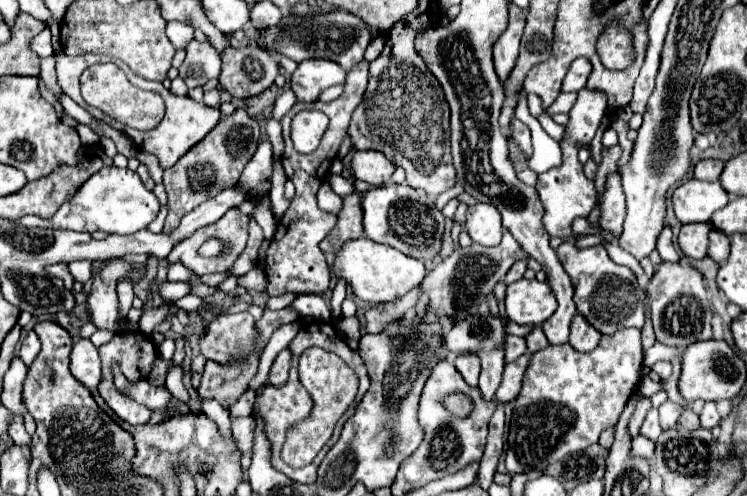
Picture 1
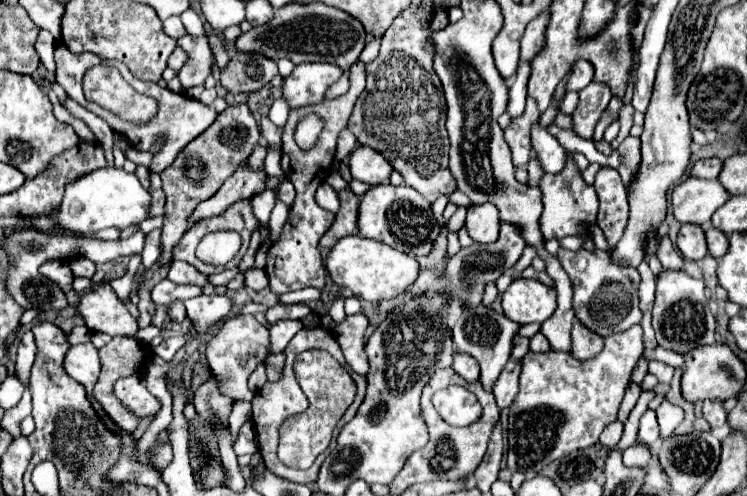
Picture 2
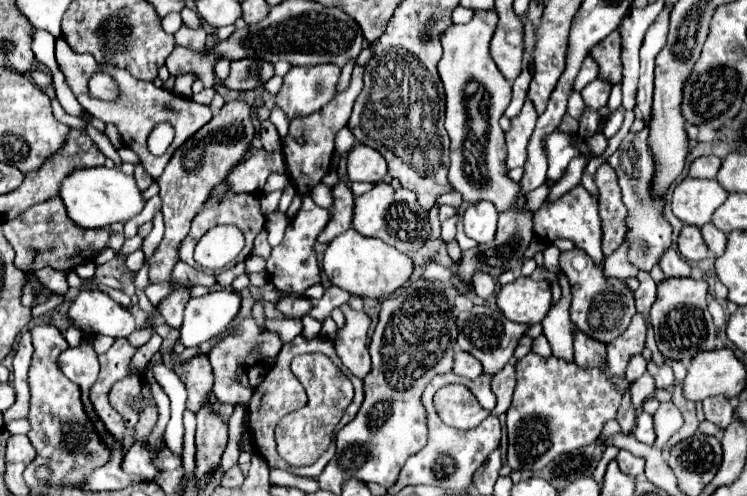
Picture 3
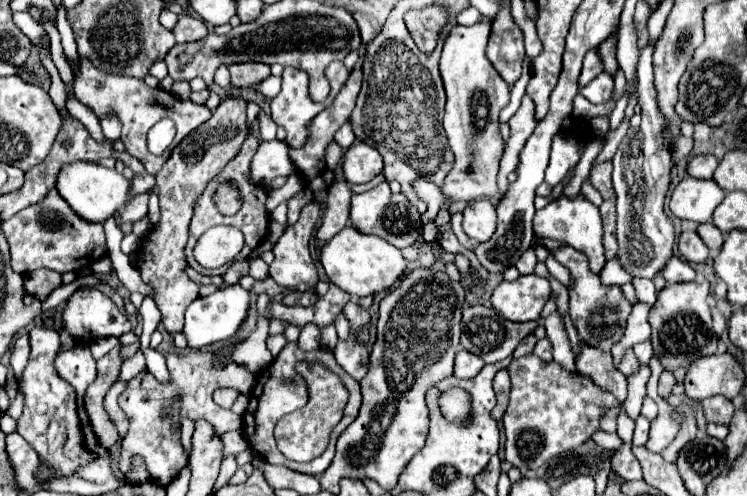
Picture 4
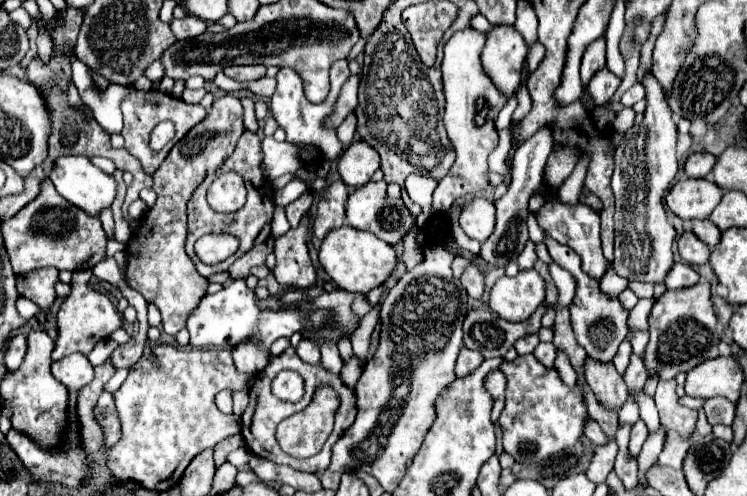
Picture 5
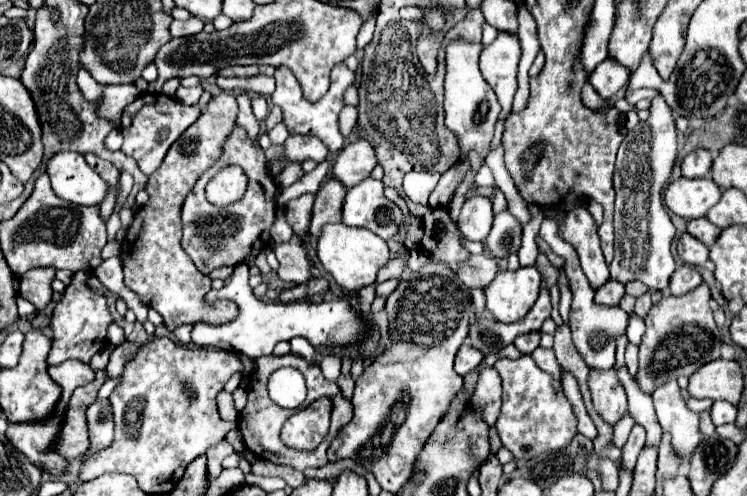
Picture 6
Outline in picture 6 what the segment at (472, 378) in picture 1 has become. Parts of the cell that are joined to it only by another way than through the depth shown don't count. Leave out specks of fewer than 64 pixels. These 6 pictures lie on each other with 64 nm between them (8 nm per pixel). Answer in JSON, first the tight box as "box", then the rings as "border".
{"box":[454,342,484,376],"border":[[[464,342],[460,346],[460,352],[456,354],[456,362],[454,362],[454,370],[460,376],[466,376],[468,372],[472,372],[480,362],[482,362],[484,354],[478,348],[472,348],[470,342]]]}

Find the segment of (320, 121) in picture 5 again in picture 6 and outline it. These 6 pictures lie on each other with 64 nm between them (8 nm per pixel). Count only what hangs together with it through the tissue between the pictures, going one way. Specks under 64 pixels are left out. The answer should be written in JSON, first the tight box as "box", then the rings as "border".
{"box":[272,64,356,152],"border":[[[346,64],[334,66],[332,74],[330,74],[330,88],[328,88],[326,96],[320,98],[320,102],[304,100],[296,76],[286,66],[278,66],[274,78],[276,78],[276,90],[272,94],[272,102],[282,108],[282,112],[284,112],[284,120],[282,122],[286,124],[288,132],[290,134],[314,134],[314,136],[318,136],[328,146],[330,152],[342,150],[344,136],[338,130],[338,114],[340,114],[340,110],[344,106],[344,92],[348,90],[348,86],[352,86],[356,82],[354,72]]]}

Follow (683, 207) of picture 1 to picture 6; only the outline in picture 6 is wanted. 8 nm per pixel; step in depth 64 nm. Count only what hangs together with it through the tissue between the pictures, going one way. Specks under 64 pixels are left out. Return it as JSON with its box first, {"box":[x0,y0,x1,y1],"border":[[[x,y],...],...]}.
{"box":[664,176,720,220],"border":[[[680,176],[666,188],[664,202],[674,214],[692,220],[706,216],[706,212],[716,204],[716,200],[720,200],[720,194],[720,188],[710,178],[688,180]]]}

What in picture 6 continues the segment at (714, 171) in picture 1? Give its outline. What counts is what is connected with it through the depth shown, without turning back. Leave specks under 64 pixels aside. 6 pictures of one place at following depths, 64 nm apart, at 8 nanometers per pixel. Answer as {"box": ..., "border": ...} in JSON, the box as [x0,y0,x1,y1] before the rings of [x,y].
{"box":[680,150,712,178],"border":[[[694,150],[682,160],[680,170],[684,178],[702,178],[708,176],[710,166],[712,166],[712,154],[708,150]]]}

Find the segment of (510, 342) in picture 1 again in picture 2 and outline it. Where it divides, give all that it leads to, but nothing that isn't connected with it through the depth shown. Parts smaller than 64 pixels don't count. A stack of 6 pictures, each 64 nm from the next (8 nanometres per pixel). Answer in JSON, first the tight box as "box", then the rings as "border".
{"box":[512,336,530,360],"border":[[[516,336],[516,338],[514,338],[514,348],[512,348],[512,356],[514,356],[516,360],[524,358],[524,356],[526,356],[526,352],[530,350],[530,348],[528,348],[528,344],[530,344],[530,340],[528,340],[528,338]]]}

